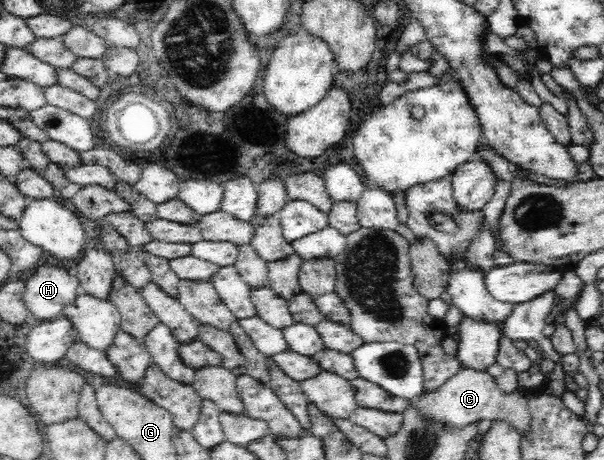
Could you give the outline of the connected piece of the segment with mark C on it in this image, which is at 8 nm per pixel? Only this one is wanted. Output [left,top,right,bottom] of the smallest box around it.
[409,366,530,435]

